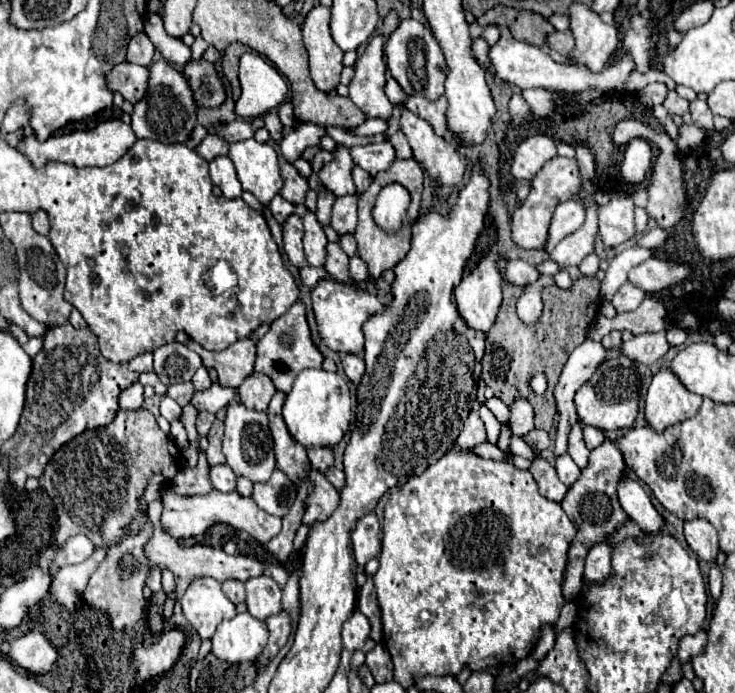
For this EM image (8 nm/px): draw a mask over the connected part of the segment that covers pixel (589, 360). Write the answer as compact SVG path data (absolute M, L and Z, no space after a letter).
M590 338L584 340L580 346L576 346L576 348L572 350L572 354L570 354L570 358L568 358L562 374L560 374L560 380L558 380L556 388L554 388L554 398L556 398L556 406L558 406L558 414L560 414L558 432L556 432L556 440L554 440L554 454L556 454L556 458L558 458L558 456L564 456L564 454L568 452L568 432L570 432L572 424L578 422L576 408L574 408L574 394L576 394L576 390L578 390L584 382L588 382L588 378L600 368L600 364L602 364L604 360L608 360L608 358L620 358L622 354L624 354L624 352L622 352L620 346L604 348L600 342L590 340Z

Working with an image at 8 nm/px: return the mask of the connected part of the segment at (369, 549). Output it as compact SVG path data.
M368 512L362 516L356 524L356 530L352 532L352 548L354 558L358 562L358 570L364 568L364 564L370 558L378 558L382 546L382 526L374 512Z

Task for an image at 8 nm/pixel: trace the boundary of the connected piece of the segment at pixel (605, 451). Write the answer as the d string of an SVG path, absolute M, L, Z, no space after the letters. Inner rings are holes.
M606 438L602 442L602 446L598 446L590 452L588 466L582 470L576 484L564 496L562 508L568 514L568 518L572 520L572 524L576 526L576 538L572 540L570 550L568 550L564 586L576 586L576 588L582 586L584 554L588 552L588 548L594 546L596 542L600 542L600 538L604 538L604 534L608 534L608 530L614 530L616 526L620 526L620 522L624 522L624 518L628 518L616 496L616 484L622 478L624 470L626 470L626 464L624 464L622 452L616 448L616 444L610 438Z

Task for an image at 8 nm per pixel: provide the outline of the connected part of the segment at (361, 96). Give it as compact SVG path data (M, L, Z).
M390 10L388 16L382 20L382 26L378 28L378 32L374 34L374 38L368 42L364 54L356 60L354 64L354 78L352 78L348 89L349 98L366 114L366 116L374 116L374 118L382 118L382 120L388 120L390 114L392 114L392 104L388 102L386 94L384 94L384 84L386 84L386 62L384 62L384 48L386 48L386 42L388 42L388 36L398 28L398 12L396 10Z

